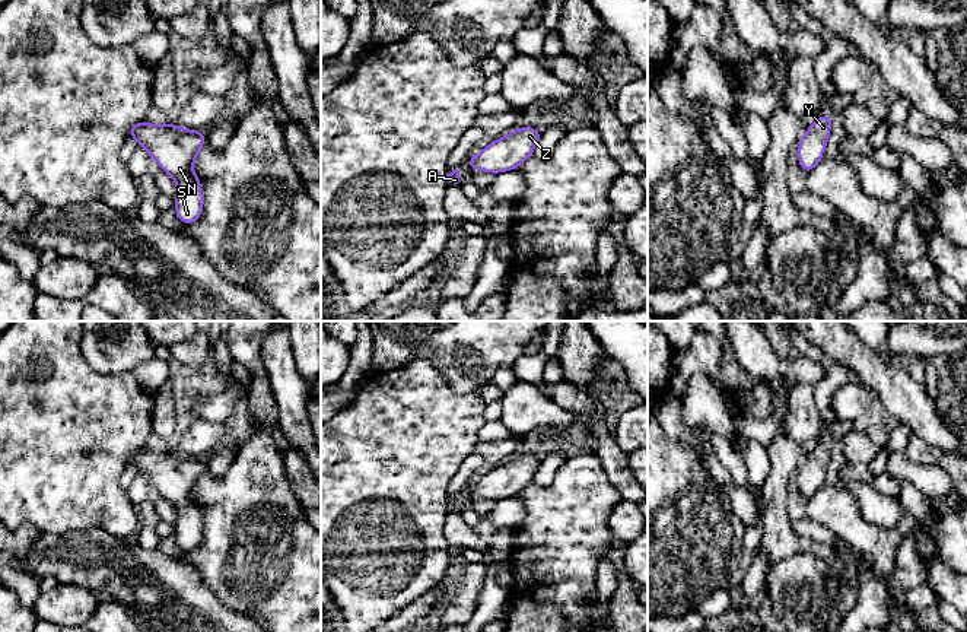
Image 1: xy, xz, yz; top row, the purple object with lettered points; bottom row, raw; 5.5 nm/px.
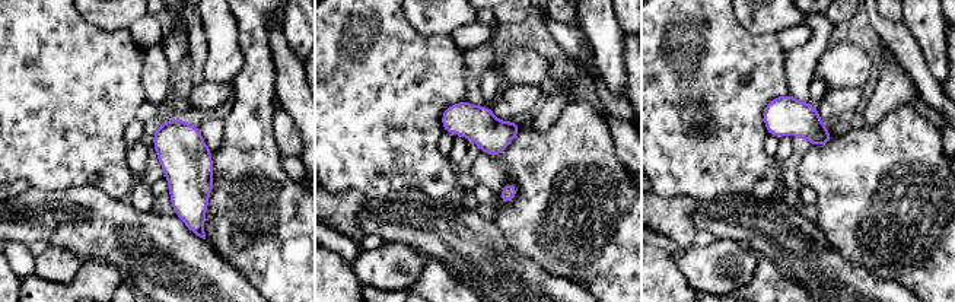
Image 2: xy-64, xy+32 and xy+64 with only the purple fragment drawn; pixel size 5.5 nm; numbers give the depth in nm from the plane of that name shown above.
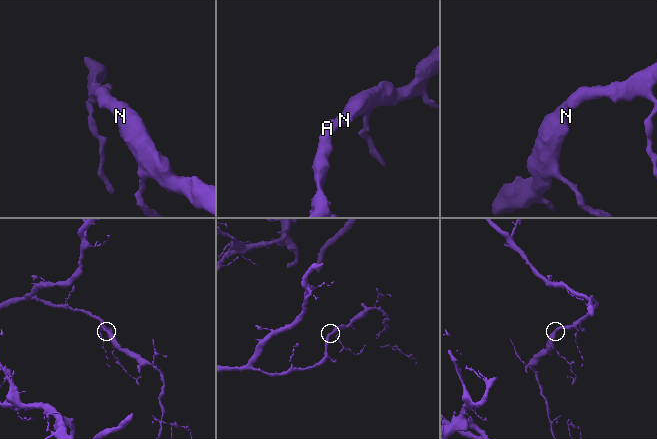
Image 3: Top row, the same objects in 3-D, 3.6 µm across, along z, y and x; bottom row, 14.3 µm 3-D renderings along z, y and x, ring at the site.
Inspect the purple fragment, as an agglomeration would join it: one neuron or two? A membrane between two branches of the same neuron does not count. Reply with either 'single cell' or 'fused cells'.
single cell

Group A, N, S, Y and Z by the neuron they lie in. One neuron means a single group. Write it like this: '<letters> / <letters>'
A N S Y Z

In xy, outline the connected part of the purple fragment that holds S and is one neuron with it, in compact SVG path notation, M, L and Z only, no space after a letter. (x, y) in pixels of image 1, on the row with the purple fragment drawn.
M146 120L128 128L128 137L136 139L171 175L176 184L175 213L182 225L197 222L203 215L204 193L193 165L198 152L207 143L203 130L188 130L176 124L155 126Z

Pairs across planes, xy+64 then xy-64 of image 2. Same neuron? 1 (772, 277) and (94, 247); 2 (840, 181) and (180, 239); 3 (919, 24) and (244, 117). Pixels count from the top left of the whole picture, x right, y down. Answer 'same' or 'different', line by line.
1: different
2: different
3: different

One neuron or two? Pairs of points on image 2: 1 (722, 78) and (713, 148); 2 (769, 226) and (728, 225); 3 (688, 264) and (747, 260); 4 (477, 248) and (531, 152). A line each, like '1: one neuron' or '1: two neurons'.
1: one neuron
2: one neuron
3: one neuron
4: two neurons

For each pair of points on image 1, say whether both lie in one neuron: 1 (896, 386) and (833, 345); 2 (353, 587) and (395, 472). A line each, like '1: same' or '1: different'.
1: same
2: same

